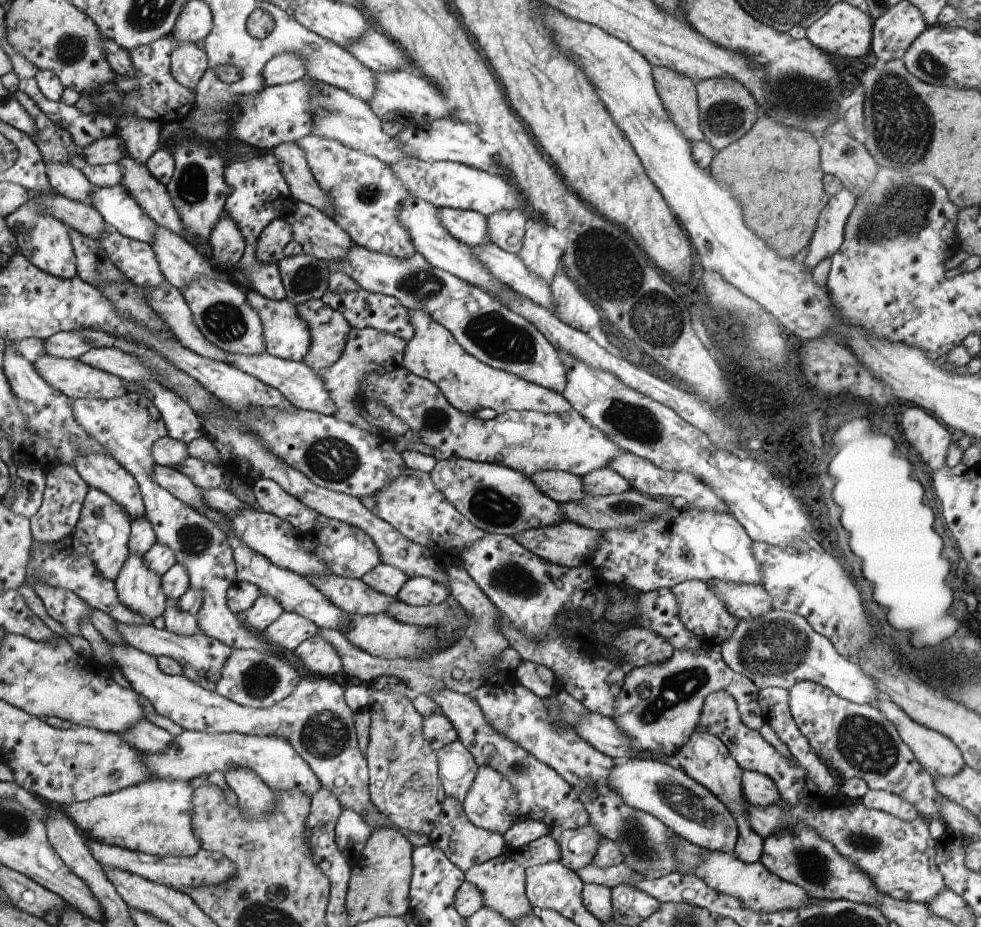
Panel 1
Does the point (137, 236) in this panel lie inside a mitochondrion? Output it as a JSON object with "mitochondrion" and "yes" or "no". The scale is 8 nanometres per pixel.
{"mitochondrion":"no"}

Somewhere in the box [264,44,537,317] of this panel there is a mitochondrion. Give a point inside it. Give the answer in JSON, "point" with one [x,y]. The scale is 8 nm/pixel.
{"point":[421,284]}

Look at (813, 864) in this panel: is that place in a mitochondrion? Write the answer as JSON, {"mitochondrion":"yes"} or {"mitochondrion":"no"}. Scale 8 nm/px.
{"mitochondrion":"yes"}

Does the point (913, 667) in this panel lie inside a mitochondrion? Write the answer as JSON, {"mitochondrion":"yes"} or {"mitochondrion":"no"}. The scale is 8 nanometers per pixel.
{"mitochondrion":"no"}

